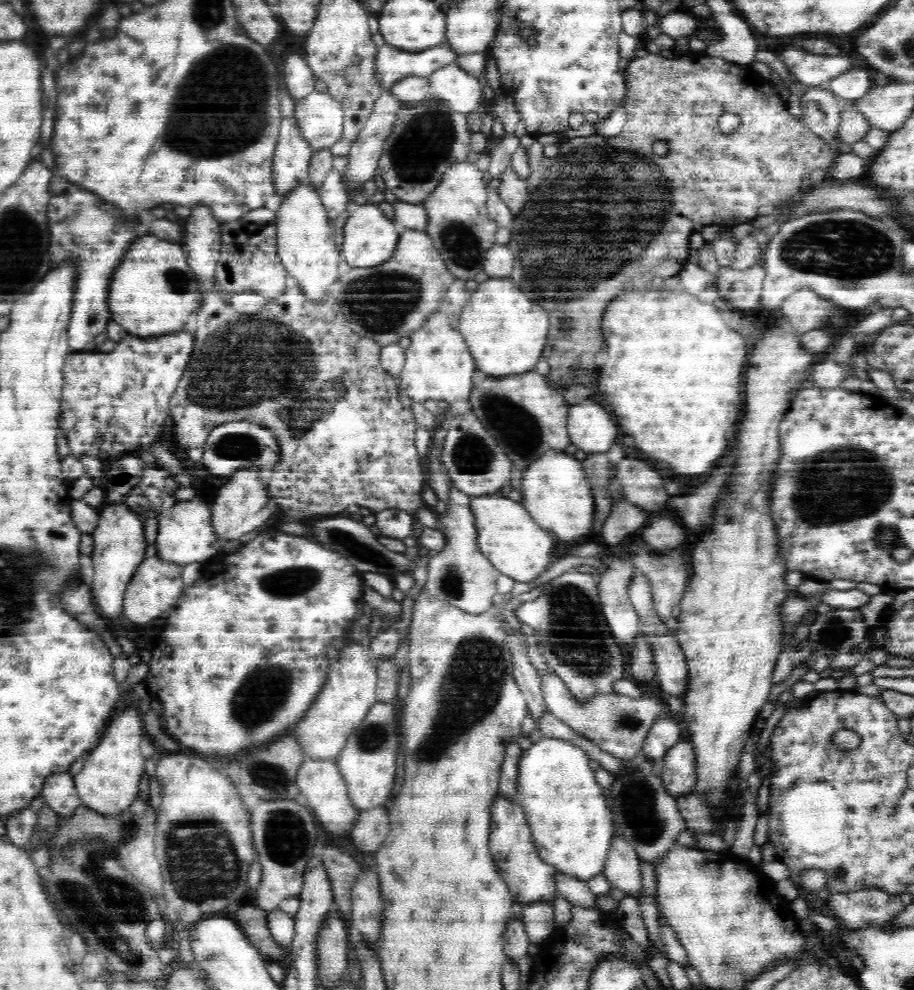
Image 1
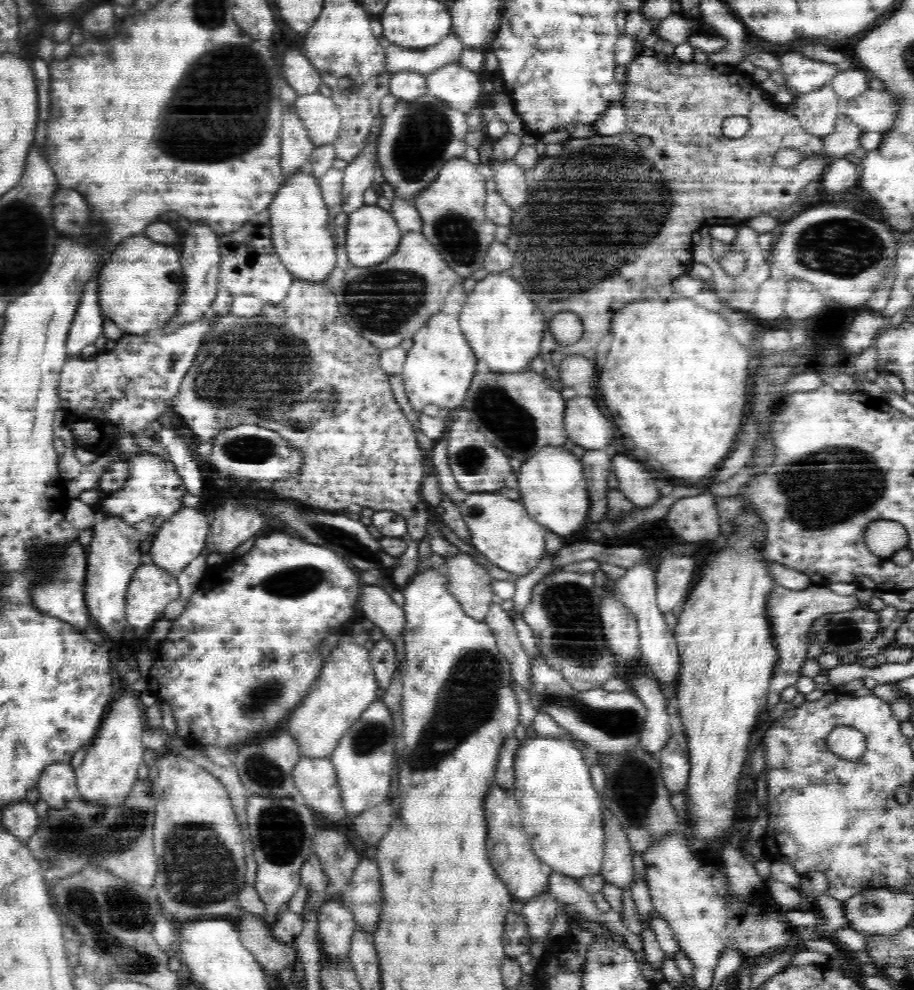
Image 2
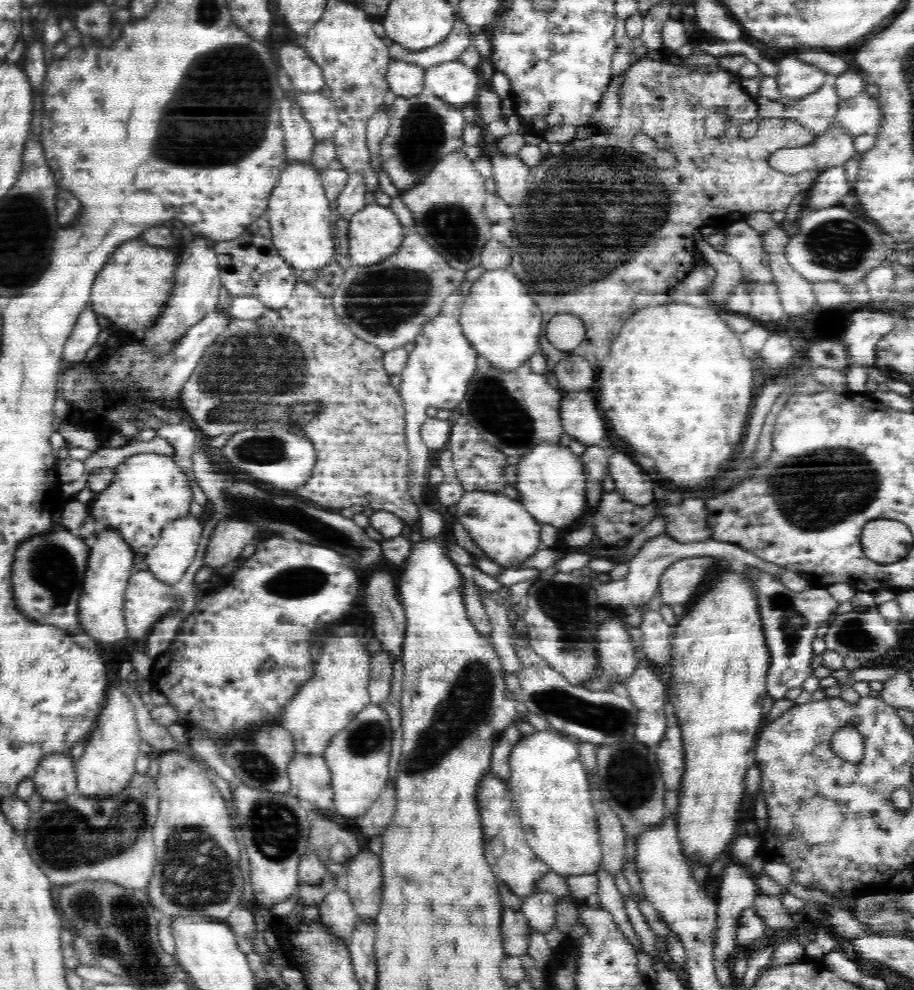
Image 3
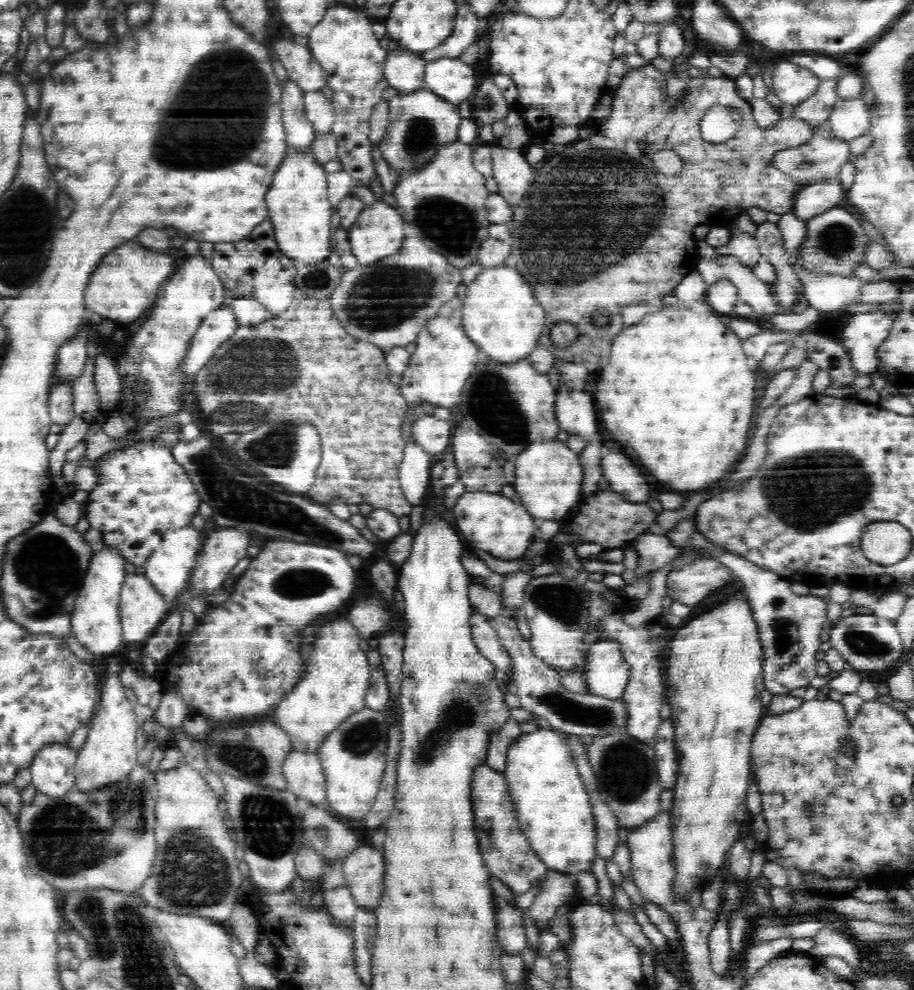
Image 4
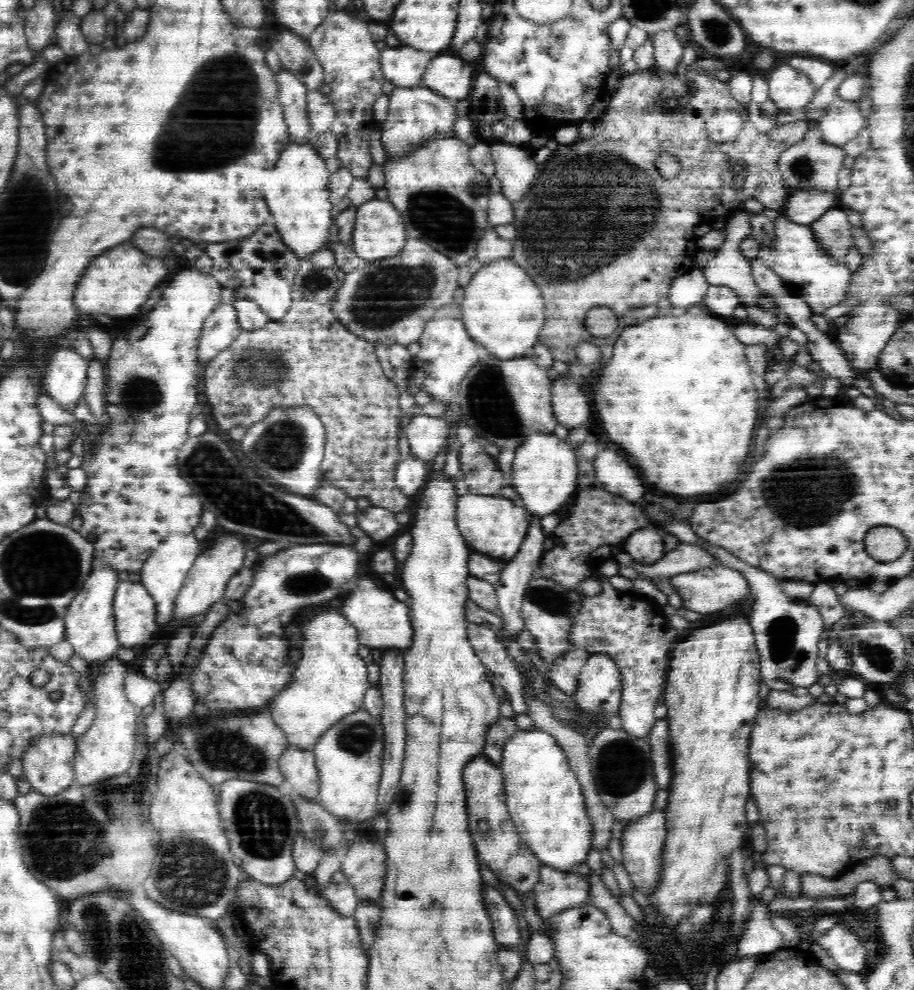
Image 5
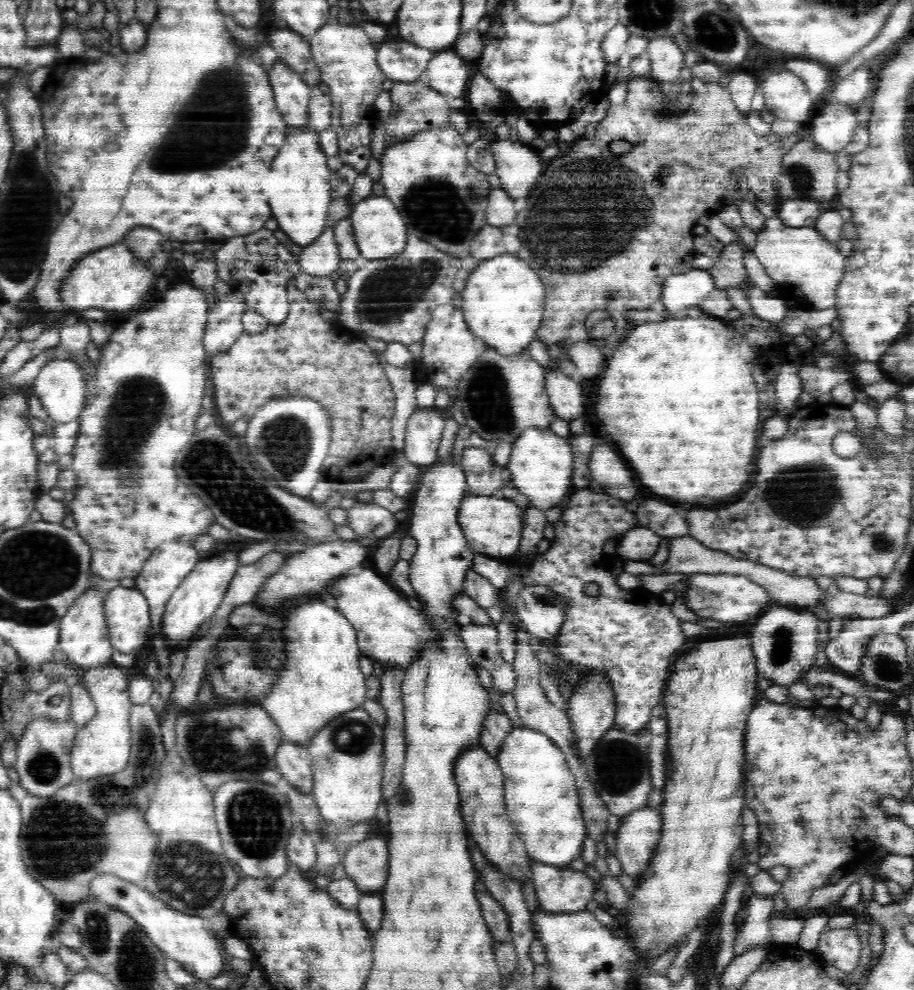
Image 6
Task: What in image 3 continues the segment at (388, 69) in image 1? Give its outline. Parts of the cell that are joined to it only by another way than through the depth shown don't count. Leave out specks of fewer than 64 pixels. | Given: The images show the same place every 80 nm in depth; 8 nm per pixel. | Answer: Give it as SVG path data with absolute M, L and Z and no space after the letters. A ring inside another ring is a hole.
M456 20L452 32L436 46L414 52L402 47L401 44L390 42L389 53L390 58L396 62L412 63L413 66L426 70L448 61L458 61L462 52L472 45L473 40L465 32L465 26Z

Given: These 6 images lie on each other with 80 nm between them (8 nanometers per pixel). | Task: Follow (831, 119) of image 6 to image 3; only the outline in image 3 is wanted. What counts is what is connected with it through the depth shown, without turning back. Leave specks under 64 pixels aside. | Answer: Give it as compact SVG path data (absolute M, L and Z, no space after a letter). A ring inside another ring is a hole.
M866 94L843 99L836 112L836 126L842 127L850 136L856 137L864 134L876 134L884 122L885 114L880 104Z

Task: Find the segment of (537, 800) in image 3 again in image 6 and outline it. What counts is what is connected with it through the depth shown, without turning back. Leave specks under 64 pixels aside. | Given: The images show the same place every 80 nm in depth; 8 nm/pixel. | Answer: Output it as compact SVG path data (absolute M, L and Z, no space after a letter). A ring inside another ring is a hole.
M513 728L500 748L497 761L504 775L505 810L520 839L524 841L528 856L538 864L551 864L559 868L578 860L582 843L587 839L587 828L584 828L586 821L583 812L580 812L575 776L570 771L563 750L539 731Z

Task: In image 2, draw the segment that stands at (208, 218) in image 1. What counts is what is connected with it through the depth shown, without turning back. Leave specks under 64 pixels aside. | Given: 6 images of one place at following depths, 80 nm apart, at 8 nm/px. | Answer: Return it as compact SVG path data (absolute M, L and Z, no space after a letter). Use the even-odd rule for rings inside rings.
M192 224L190 232L184 236L184 248L180 258L184 280L186 280L186 294L183 296L183 302L179 304L175 318L164 328L165 332L175 331L180 326L199 321L210 312L210 305L216 298L219 285L220 260L219 236L216 236L214 228L211 228L210 224Z

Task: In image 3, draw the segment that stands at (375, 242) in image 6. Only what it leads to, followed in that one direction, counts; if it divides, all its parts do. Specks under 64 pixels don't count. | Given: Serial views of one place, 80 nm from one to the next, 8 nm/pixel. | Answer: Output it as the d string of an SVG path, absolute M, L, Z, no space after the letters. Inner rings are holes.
M379 203L367 204L348 221L349 257L351 263L360 267L371 266L392 256L399 249L405 237L405 229L398 215Z

